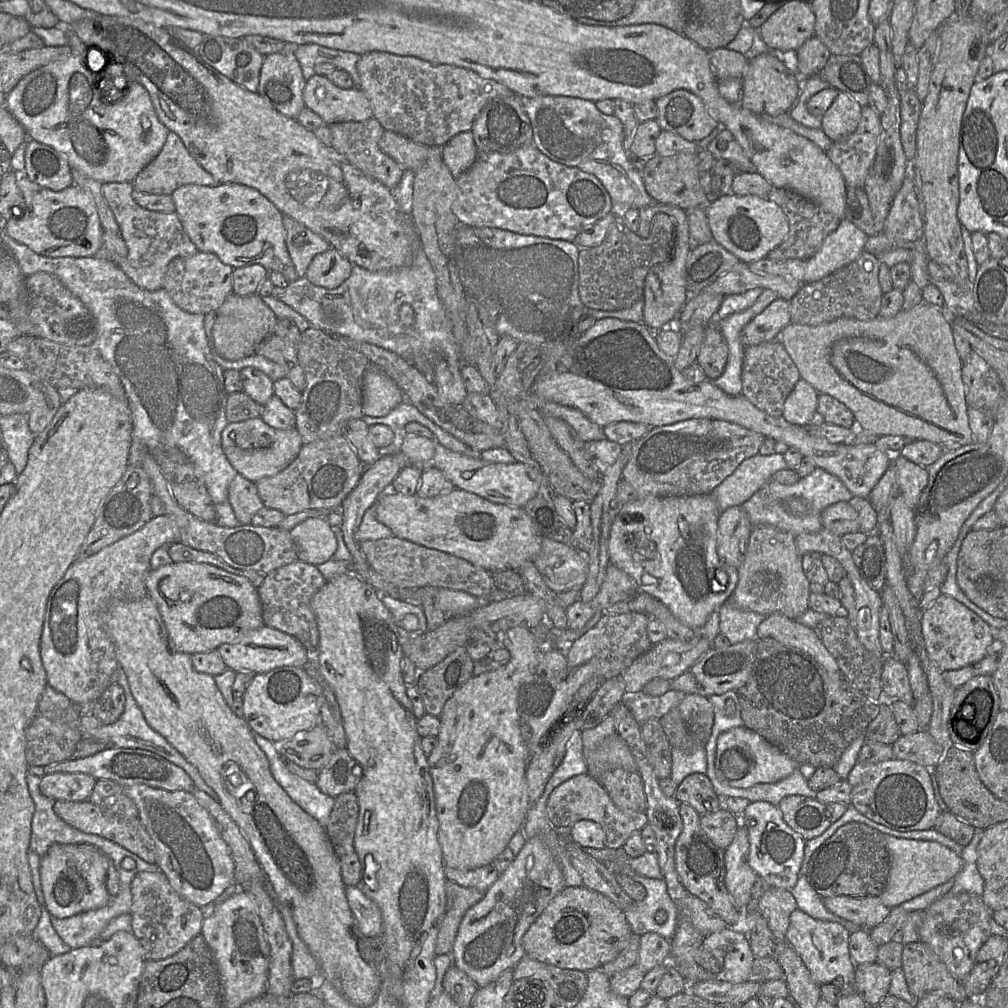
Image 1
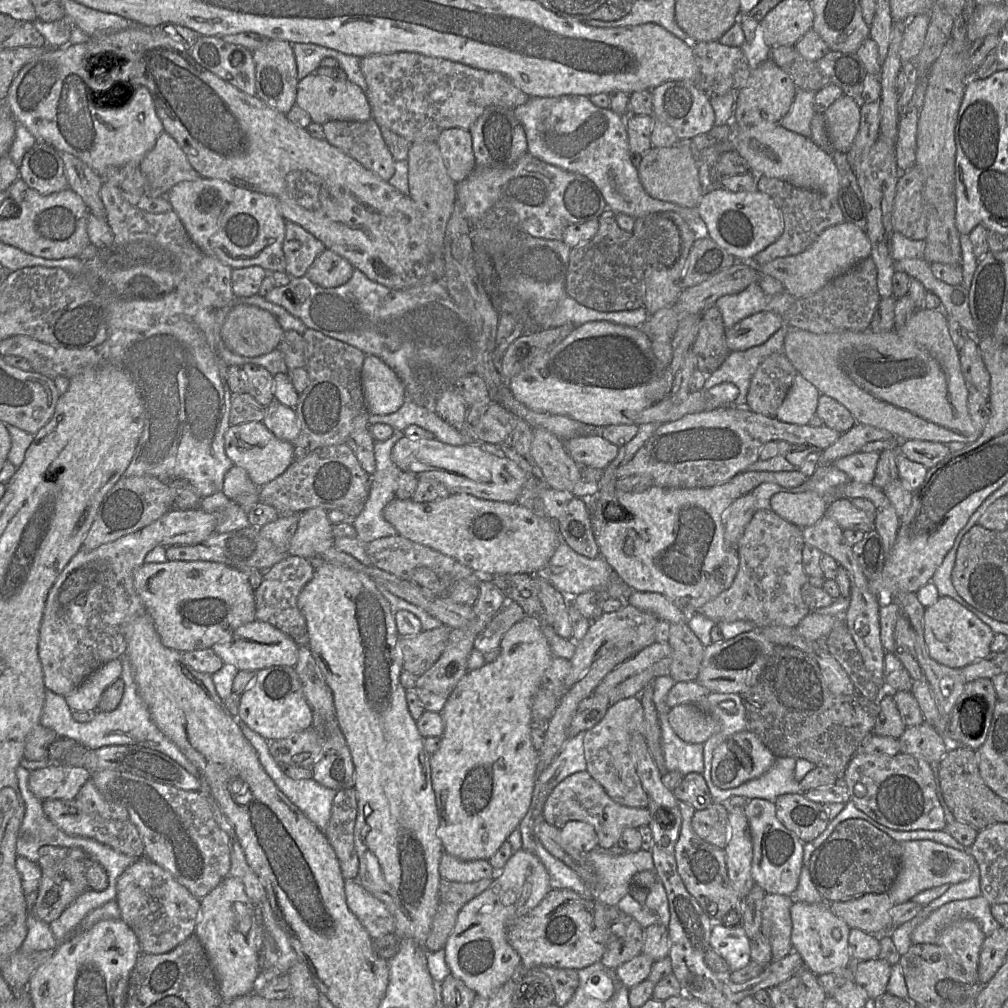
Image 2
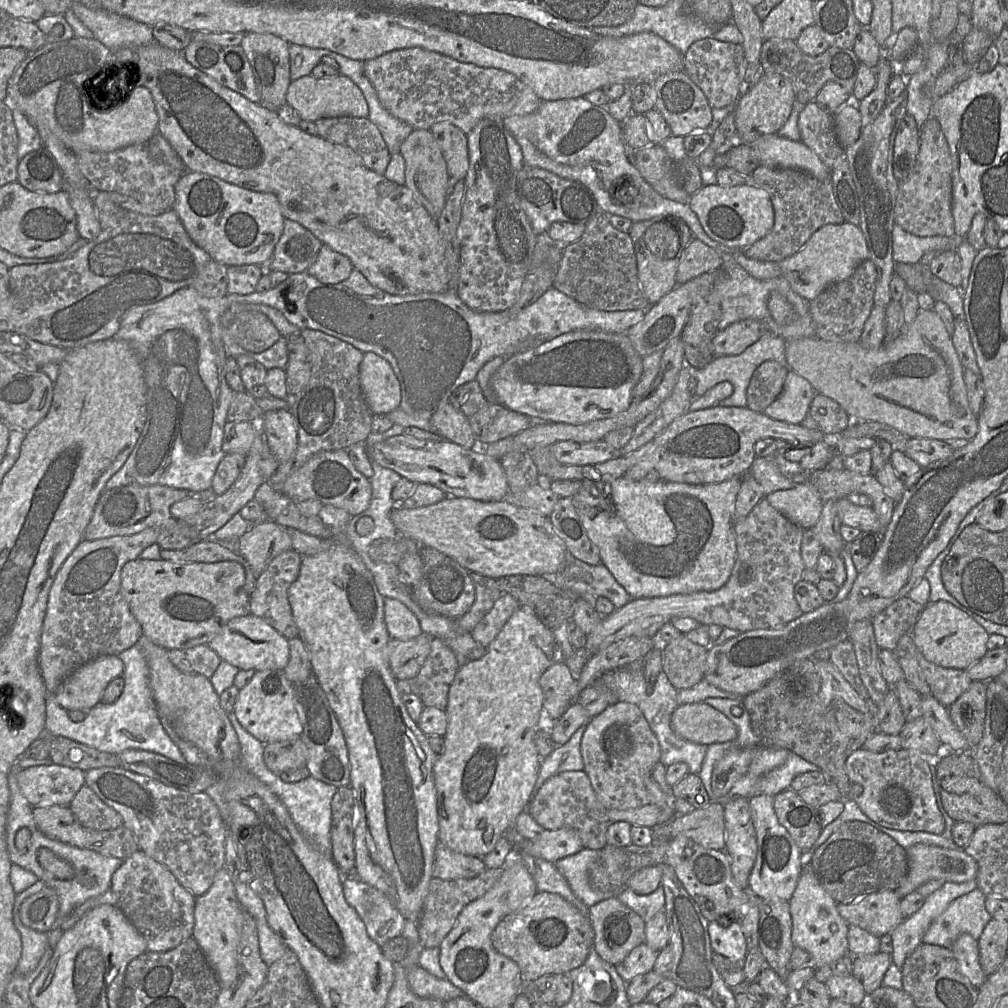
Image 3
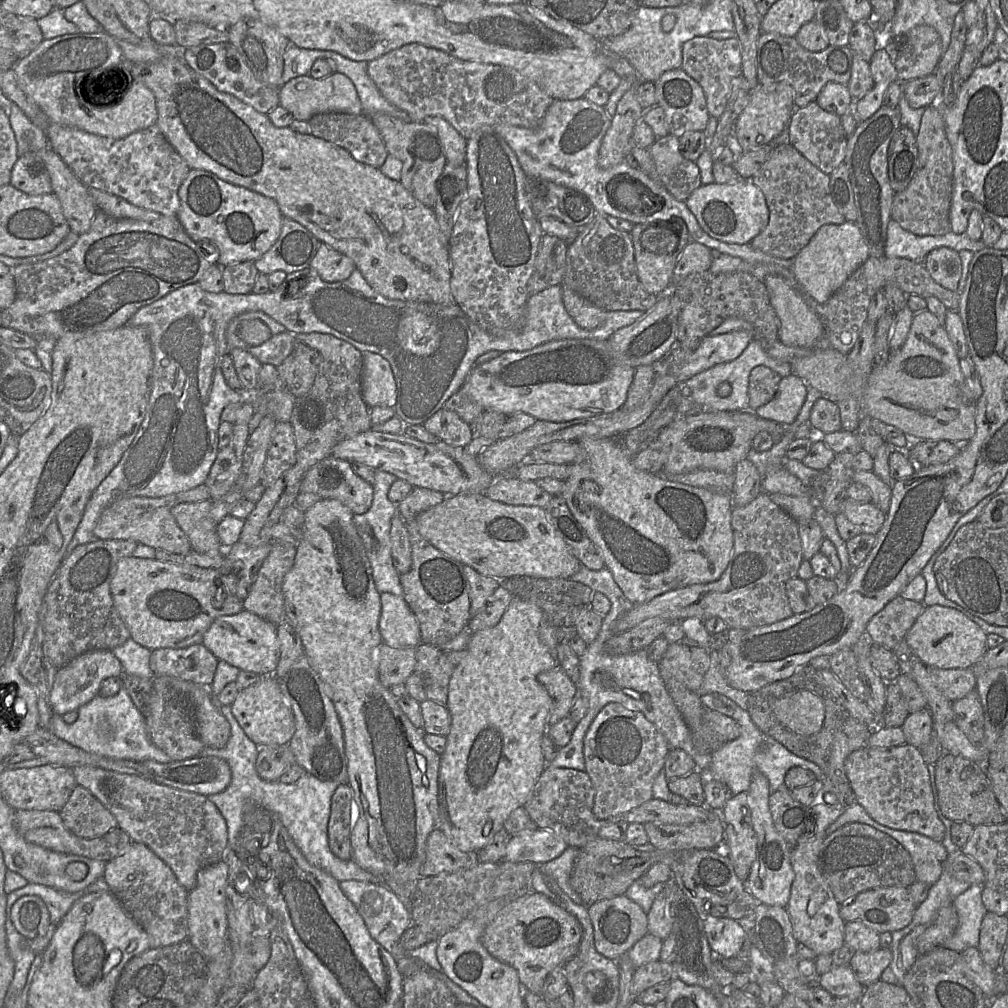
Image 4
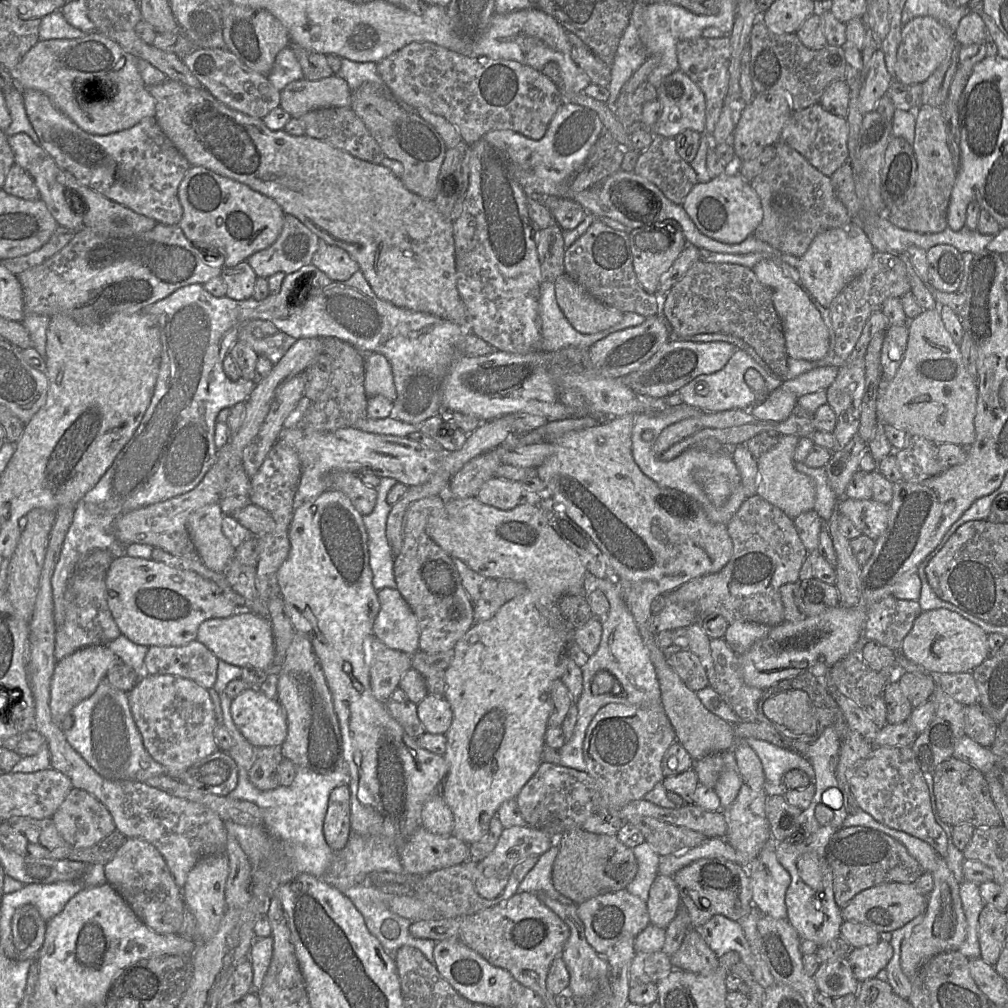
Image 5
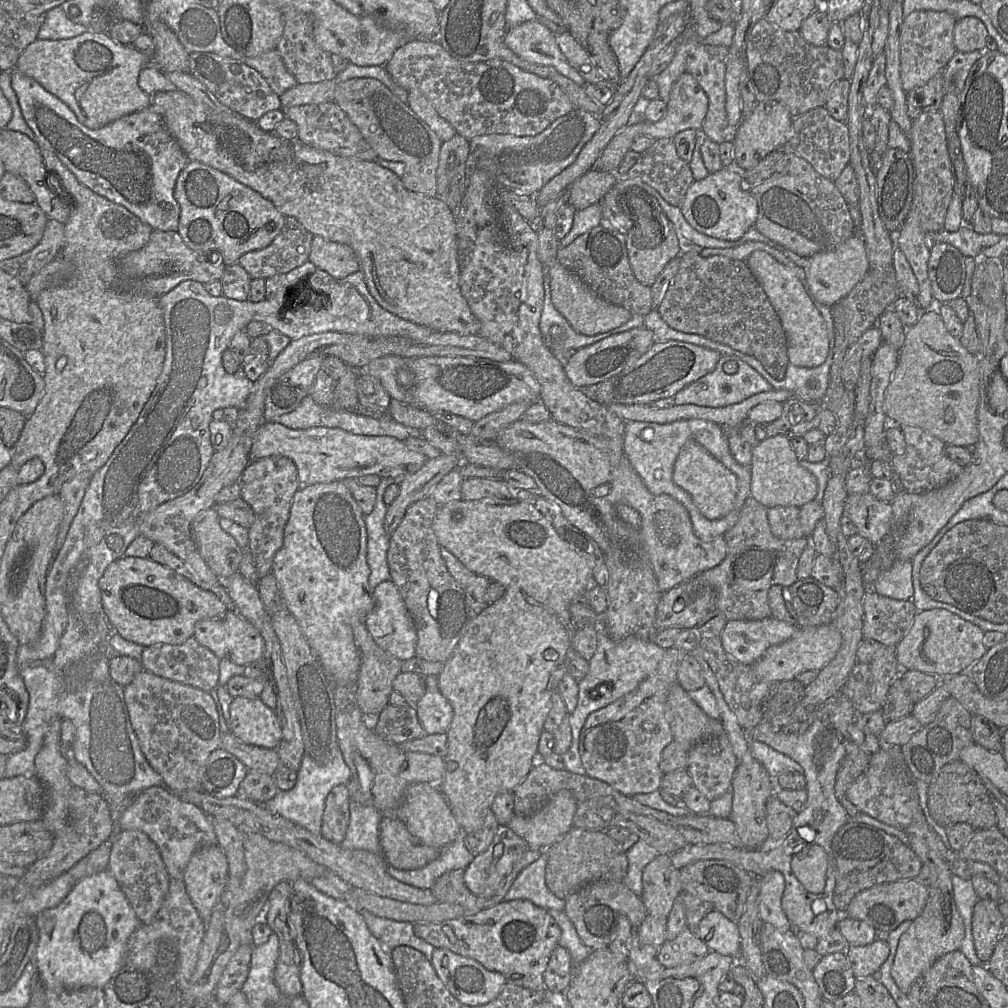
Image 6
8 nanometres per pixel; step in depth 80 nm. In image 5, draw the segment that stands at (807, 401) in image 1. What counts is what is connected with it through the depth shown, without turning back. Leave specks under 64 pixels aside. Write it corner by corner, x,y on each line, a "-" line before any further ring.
779,386
762,402
750,409
751,414
759,420
782,422
786,420
797,404
798,397

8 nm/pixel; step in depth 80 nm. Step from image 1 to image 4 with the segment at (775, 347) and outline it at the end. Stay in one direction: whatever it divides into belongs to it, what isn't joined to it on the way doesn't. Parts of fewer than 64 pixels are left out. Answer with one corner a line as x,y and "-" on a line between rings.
757,366
749,375
749,409
755,411
775,396
782,377
766,366

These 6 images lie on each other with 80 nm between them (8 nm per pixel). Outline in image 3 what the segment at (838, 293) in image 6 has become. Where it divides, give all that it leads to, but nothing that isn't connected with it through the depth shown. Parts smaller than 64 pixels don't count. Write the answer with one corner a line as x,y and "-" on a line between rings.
849,222
827,224
815,231
796,254
779,262
784,276
794,292
811,301
829,286
850,277
855,269
869,259
869,250
858,225

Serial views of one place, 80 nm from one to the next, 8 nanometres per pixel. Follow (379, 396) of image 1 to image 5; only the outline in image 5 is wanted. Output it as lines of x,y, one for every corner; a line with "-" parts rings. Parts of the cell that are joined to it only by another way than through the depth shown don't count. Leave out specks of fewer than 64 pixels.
379,353
364,355
364,389
367,398
382,395
394,402
397,398
397,392
389,361

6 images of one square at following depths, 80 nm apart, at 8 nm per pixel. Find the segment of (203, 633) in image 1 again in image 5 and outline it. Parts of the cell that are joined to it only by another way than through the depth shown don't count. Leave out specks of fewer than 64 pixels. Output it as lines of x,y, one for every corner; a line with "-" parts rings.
121,555
116,557
106,574
107,603
121,633
130,641
144,646
184,646
196,640
199,626
213,618
227,618
236,606
213,581
193,571
181,570
165,563

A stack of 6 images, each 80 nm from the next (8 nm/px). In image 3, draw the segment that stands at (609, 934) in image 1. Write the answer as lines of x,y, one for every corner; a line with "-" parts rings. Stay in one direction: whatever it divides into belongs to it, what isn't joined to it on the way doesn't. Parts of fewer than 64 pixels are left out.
537,892
531,900
526,902
515,912
505,916
498,923
498,925
495,927
495,929
491,935
491,942
497,952
506,956
507,958
510,958
511,960
513,960
514,962
517,963
519,970
520,970
519,979
520,979
521,984
523,984
523,983
530,983
547,974
567,974
571,970
582,966
584,964
584,962
586,961
590,950
593,948
594,931
593,931
593,927
591,925
591,922
590,922
588,916
582,915
577,908
575,908
573,905
571,905
569,902
567,902
564,898
562,898
561,896
559,896
557,894
553,894
553,893

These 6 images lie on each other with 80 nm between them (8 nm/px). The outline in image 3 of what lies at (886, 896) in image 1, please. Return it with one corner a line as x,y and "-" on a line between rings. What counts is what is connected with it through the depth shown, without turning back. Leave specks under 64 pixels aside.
915,844
907,849
908,873
894,890
900,898
930,880
955,883
976,879
978,864
964,850

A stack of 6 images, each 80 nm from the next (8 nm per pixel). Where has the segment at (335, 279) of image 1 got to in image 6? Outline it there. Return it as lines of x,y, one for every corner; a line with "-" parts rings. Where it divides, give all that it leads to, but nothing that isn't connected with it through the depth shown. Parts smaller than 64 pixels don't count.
314,235
308,260
336,279
360,270
359,259
354,250
342,243

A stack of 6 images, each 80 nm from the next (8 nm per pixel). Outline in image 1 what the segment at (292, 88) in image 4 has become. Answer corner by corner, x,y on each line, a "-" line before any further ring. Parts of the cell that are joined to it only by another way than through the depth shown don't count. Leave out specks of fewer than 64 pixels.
315,74
306,80
303,101
327,125
362,122
373,117
371,104
360,88
342,89
324,75

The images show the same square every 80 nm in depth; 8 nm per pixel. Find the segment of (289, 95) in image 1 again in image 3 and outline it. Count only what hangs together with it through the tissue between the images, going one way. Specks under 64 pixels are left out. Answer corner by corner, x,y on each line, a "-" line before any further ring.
246,33
240,43
244,50
261,94
261,103
273,109
286,104
286,94
291,83
289,43
273,34

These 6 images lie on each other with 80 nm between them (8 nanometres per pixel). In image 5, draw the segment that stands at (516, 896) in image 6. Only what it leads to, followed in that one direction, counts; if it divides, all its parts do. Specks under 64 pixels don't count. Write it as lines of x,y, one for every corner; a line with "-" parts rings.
554,844
548,851
540,855
535,866
519,884
517,893
545,893
548,897
562,904
574,904
572,900
561,895
553,886
552,867
557,853
558,846

